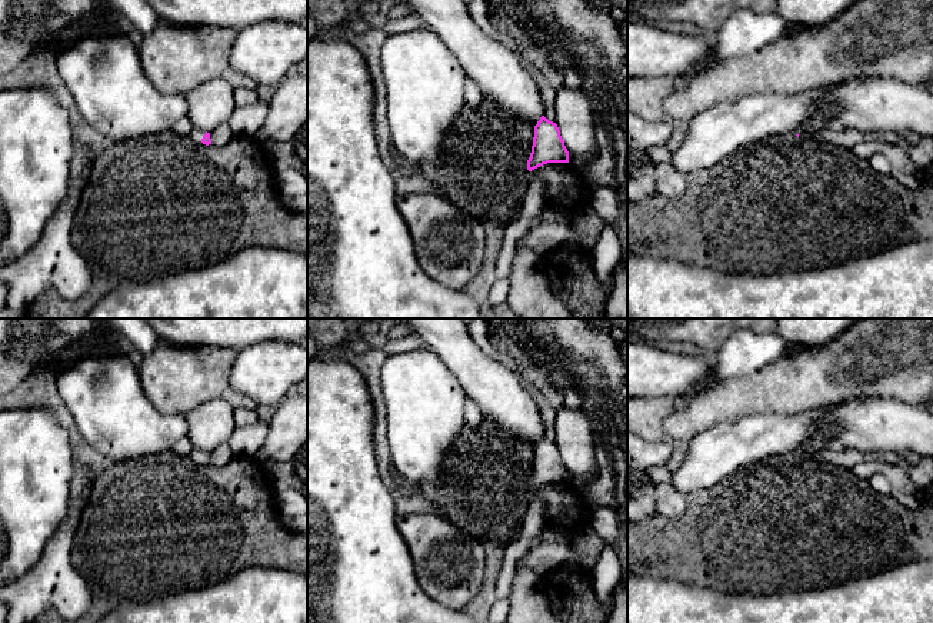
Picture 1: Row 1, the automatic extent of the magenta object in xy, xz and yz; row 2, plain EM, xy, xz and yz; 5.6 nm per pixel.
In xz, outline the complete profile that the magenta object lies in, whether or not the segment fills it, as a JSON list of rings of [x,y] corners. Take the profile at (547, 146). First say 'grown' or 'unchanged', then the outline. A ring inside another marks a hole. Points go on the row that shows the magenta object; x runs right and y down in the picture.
unchanged; [[[542,116],[534,126],[534,137],[532,153],[527,160],[527,170],[532,171],[547,163],[569,163],[569,151],[557,124]]]

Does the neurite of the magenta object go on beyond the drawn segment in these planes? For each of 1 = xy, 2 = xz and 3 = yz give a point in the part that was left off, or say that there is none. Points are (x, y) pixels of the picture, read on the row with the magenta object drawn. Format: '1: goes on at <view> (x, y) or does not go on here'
1: goes on at xy (196, 135)
2: does not go on here
3: does not go on here

